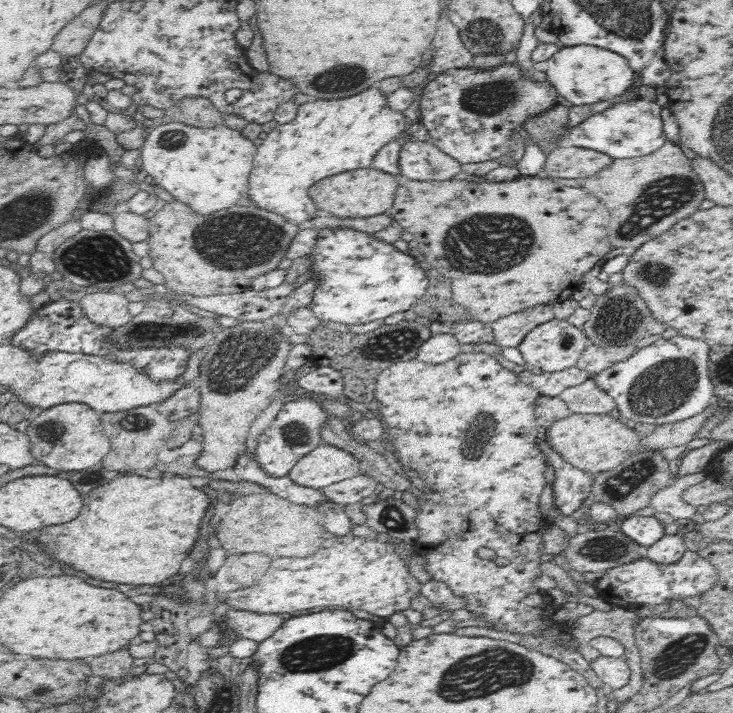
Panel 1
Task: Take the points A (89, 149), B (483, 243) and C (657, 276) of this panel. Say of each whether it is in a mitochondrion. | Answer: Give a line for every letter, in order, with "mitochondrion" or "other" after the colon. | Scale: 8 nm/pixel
A: other
B: mitochondrion
C: mitochondrion

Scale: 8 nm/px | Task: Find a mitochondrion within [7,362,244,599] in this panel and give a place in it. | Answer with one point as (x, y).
(53, 429)

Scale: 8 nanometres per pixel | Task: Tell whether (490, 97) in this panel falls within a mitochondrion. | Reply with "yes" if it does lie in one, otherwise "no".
yes

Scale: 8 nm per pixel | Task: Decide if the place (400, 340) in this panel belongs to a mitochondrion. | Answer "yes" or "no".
yes

